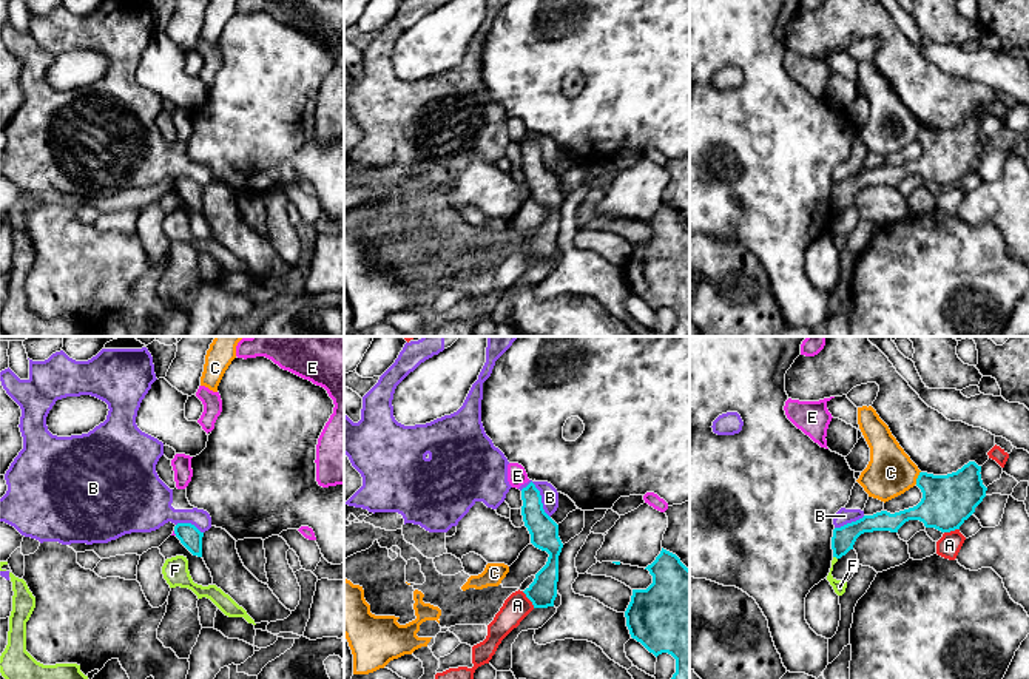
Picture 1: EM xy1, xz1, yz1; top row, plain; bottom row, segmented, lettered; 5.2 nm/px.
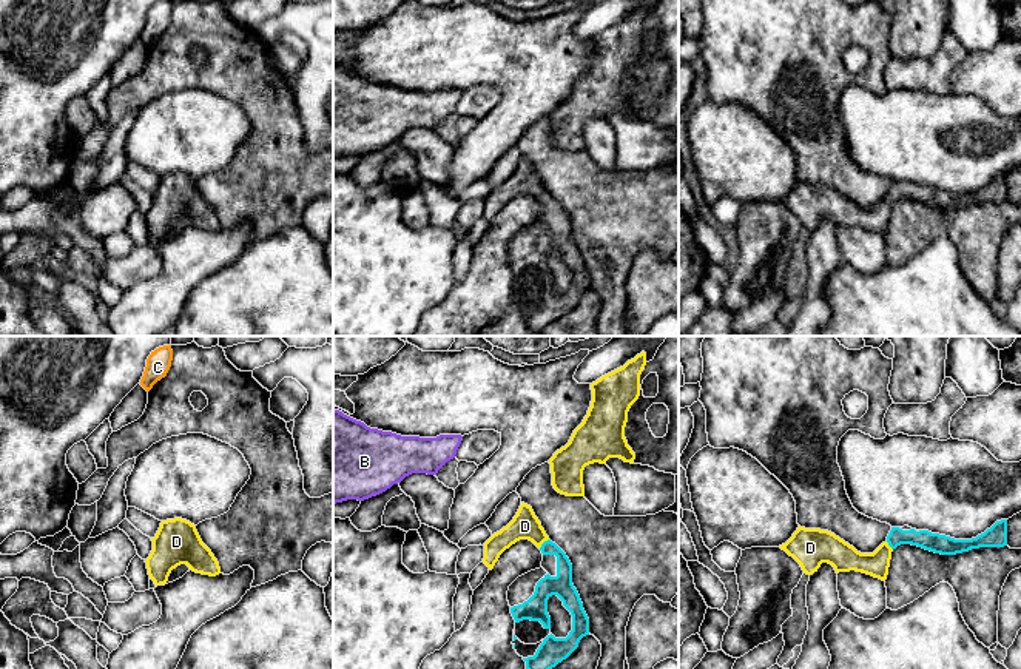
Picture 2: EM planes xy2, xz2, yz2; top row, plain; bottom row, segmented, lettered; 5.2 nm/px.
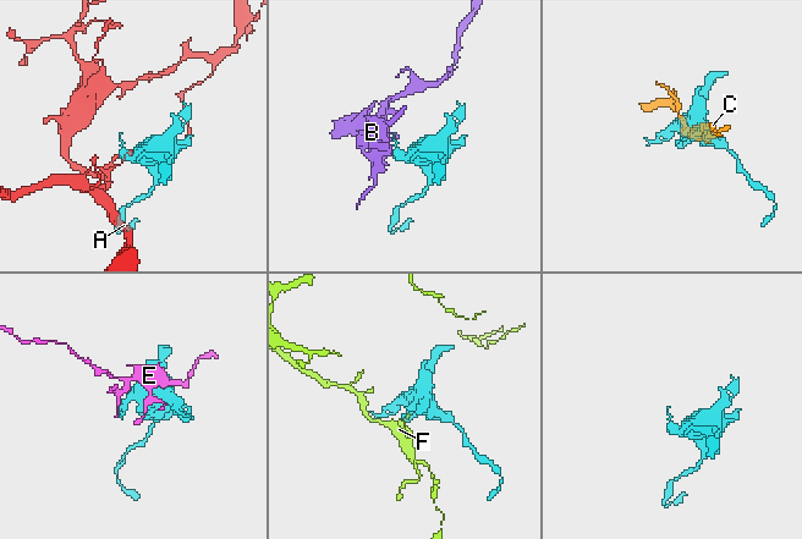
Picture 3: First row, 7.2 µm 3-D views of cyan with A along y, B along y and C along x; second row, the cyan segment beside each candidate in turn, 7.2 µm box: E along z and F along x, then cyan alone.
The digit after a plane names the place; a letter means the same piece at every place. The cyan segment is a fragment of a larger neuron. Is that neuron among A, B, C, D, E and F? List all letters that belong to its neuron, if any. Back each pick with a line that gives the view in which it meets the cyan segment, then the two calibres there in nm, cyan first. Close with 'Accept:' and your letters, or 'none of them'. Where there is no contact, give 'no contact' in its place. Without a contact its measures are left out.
D: xz2 | 120/140 nm
Accept: D

